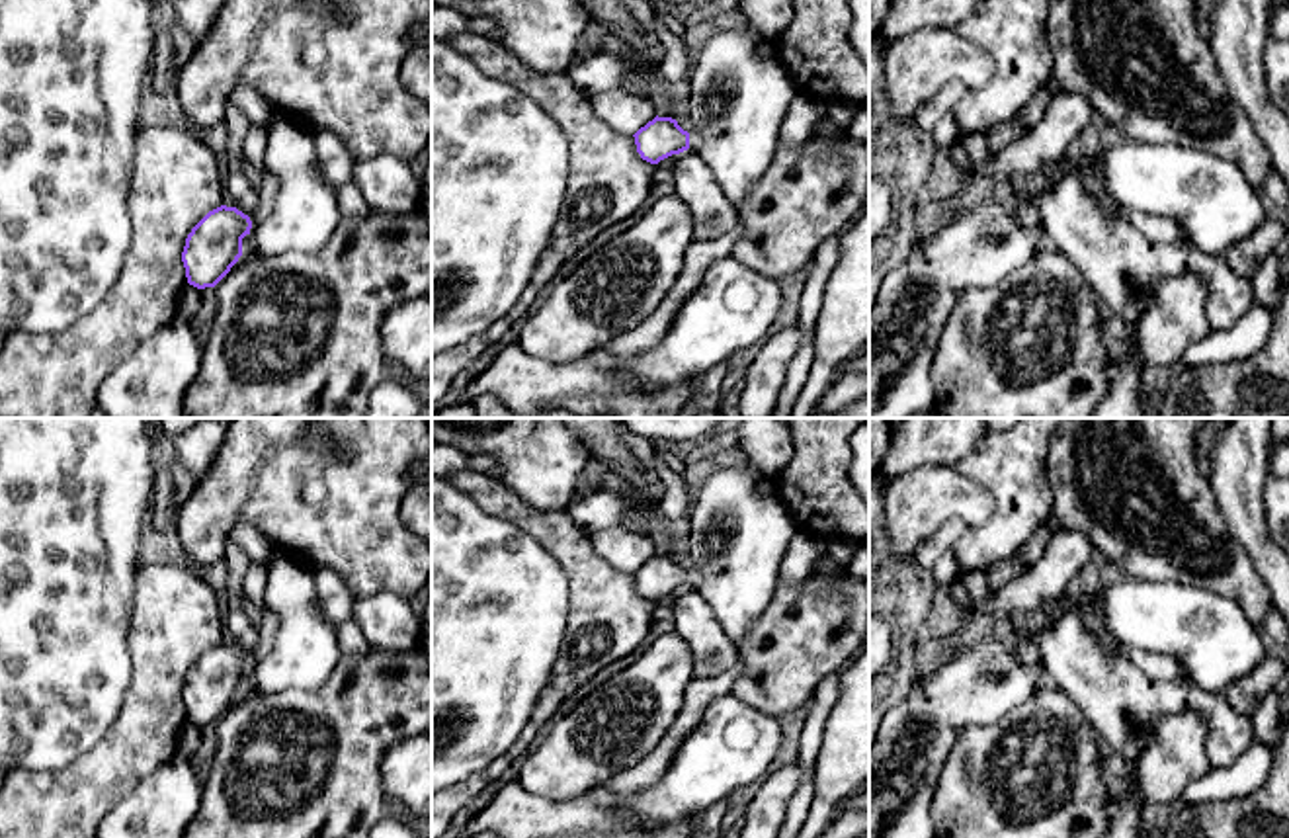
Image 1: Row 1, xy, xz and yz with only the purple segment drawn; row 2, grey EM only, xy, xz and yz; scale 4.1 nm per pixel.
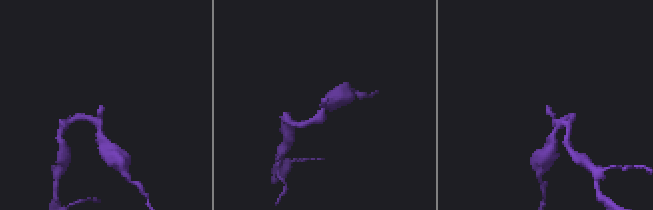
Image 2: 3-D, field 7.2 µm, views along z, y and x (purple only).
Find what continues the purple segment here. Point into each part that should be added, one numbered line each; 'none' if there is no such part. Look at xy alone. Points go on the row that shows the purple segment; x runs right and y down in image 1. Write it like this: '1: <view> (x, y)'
1: xy (266, 192)

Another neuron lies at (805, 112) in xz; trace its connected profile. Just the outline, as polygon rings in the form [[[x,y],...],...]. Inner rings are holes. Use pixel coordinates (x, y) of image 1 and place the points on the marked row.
[[[799,92],[779,125],[779,141],[791,145],[809,141],[814,127],[826,117],[826,109],[828,102]]]

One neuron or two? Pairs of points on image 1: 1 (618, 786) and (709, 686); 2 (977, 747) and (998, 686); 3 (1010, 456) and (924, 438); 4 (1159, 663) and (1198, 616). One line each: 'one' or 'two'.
1: one
2: two
3: two
4: two

